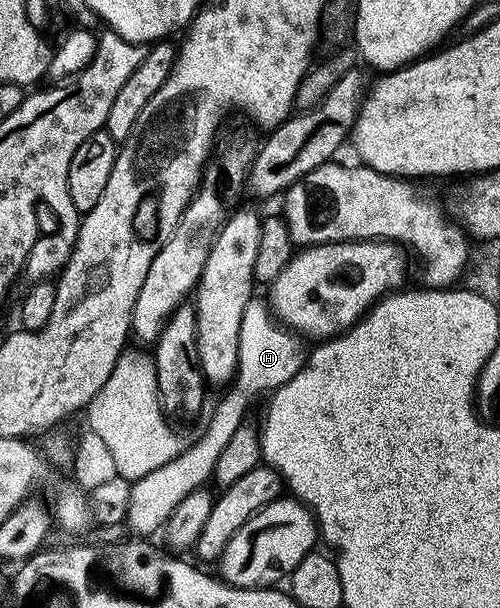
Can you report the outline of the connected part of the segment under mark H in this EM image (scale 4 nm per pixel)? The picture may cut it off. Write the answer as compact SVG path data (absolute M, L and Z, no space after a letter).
M254 296L247 303L246 310L242 314L241 329L239 330L238 342L238 368L231 384L225 389L225 396L216 404L216 417L208 424L208 429L193 442L183 449L182 452L170 462L166 462L164 466L158 467L153 473L146 474L141 480L135 481L131 485L129 510L126 519L127 526L133 528L135 535L140 538L148 538L156 532L160 527L167 525L171 518L171 514L175 507L188 494L196 489L203 489L205 485L213 479L215 463L218 462L218 456L222 454L222 450L226 447L226 442L234 436L234 432L238 430L244 421L247 419L248 408L256 396L273 392L280 388L290 380L301 368L304 361L304 349L302 350L299 342L299 337L292 333L289 329L284 328L275 316L272 314L271 307L268 302L261 297Z

